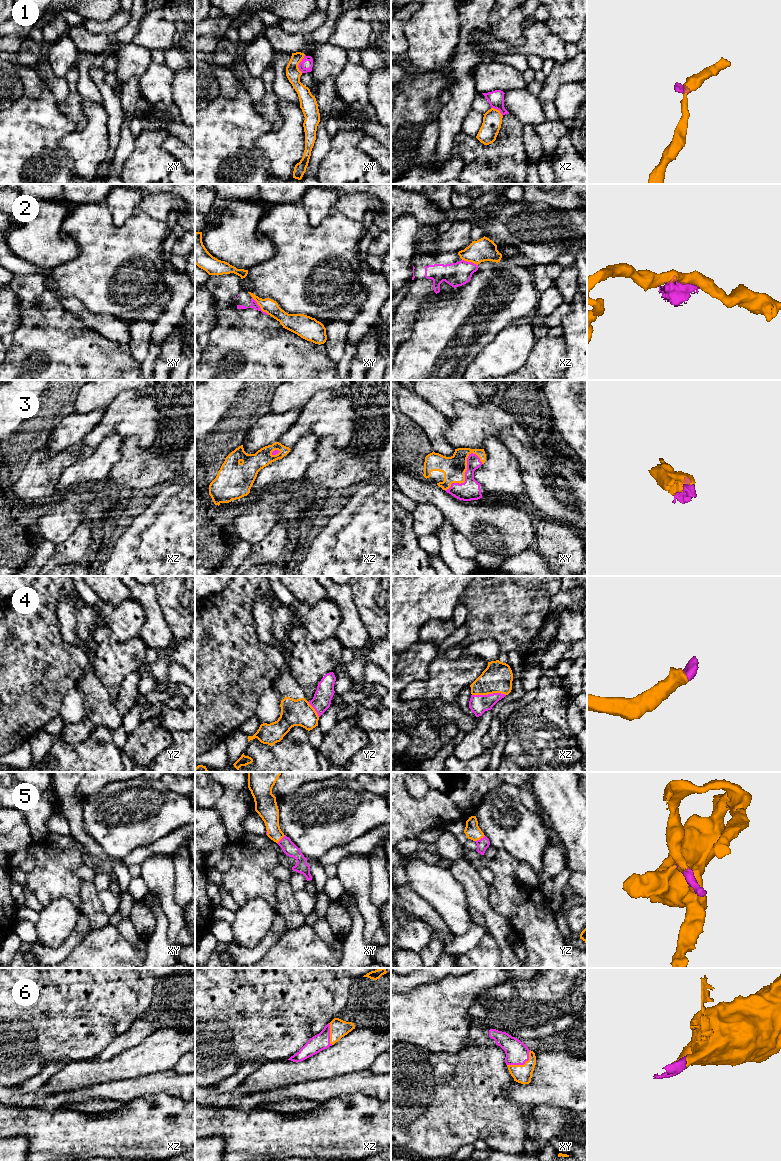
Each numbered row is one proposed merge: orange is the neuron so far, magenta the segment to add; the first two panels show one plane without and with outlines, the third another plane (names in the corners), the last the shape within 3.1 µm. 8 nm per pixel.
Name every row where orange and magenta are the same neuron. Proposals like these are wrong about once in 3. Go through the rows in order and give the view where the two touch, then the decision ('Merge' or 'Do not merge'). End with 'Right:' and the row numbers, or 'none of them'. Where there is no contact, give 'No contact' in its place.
1: Touches orange in xy. Do not merge
2: Touches orange in xy. Do not merge
3: Touches orange in xy. Merge
4: Touches orange in xz. Merge
5: Touches orange in yz. Merge
6: Touches orange in xy. Merge
Right: 3, 4, 5, 6

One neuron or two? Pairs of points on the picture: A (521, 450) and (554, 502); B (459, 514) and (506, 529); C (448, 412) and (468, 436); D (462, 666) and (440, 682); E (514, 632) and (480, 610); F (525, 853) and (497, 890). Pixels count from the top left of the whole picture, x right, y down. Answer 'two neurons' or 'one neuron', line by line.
A: one neuron
B: one neuron
C: two neurons
D: one neuron
E: one neuron
F: two neurons

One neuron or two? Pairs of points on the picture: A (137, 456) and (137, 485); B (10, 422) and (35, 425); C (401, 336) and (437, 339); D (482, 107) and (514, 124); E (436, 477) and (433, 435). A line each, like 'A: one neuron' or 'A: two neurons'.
A: one neuron
B: two neurons
C: two neurons
D: two neurons
E: two neurons

